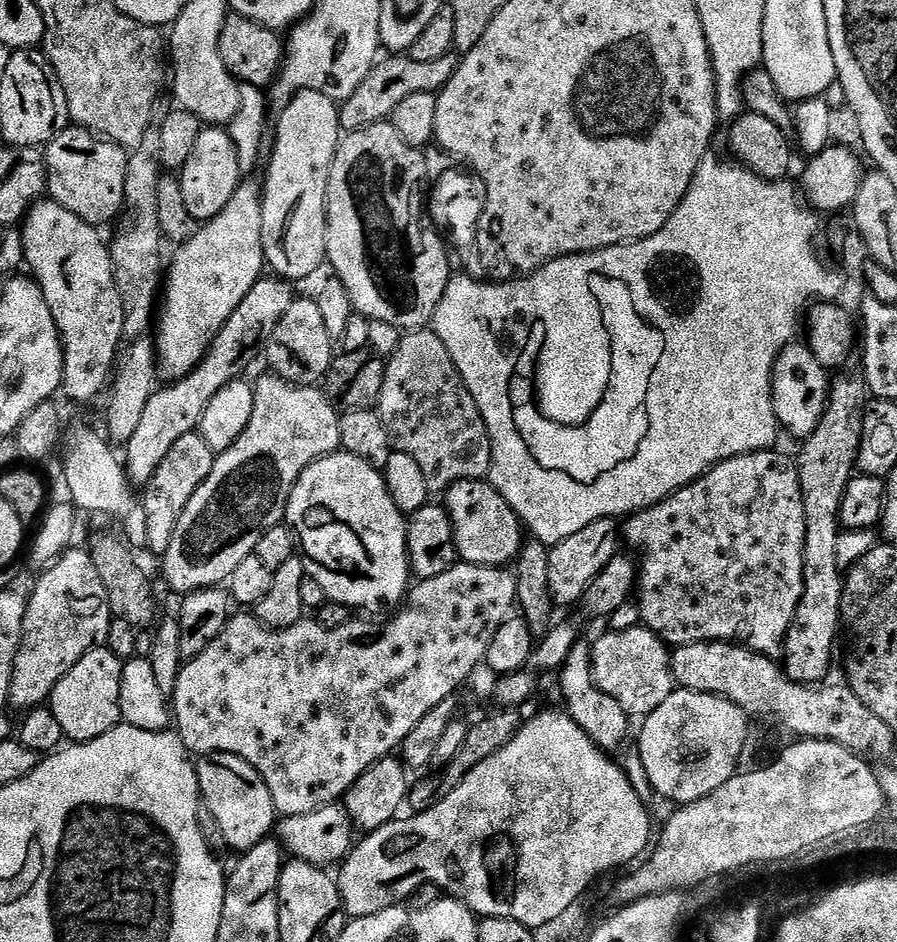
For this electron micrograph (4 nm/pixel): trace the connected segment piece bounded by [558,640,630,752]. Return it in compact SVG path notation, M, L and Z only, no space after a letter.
M584 640L576 642L567 655L567 662L560 669L559 676L560 690L566 704L565 711L596 745L604 751L614 752L628 732L630 717L616 698L611 698L610 694L603 694L598 690L597 684L593 681L592 649L588 642L584 643Z

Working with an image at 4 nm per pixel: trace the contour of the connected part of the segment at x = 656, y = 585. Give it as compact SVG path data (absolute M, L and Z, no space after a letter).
M765 450L762 452L747 452L746 454L738 454L734 458L726 458L720 460L707 472L703 472L697 480L690 482L686 486L682 486L674 494L667 496L662 502L655 504L653 508L644 508L641 512L633 512L627 517L622 524L622 536L632 548L637 548L640 551L638 555L638 603L640 606L640 619L643 627L650 629L651 632L659 632L661 640L669 646L679 646L682 644L693 644L694 642L702 642L703 640L727 640L729 642L746 642L747 647L753 652L760 652L764 656L773 658L779 657L784 651L784 640L788 636L788 632L792 629L794 622L794 614L798 610L798 602L804 593L804 575L802 574L802 550L806 542L806 514L802 506L802 482L798 482L798 470L796 469L796 461L790 455L787 456L784 452L776 452L777 450Z

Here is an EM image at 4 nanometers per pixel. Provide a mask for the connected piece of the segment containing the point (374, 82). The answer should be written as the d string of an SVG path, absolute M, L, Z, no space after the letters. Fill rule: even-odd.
M388 54L377 59L370 74L362 78L362 86L358 86L358 90L354 90L354 94L350 94L347 100L339 105L341 129L345 133L350 133L362 130L371 124L387 121L392 115L394 106L399 106L410 94L439 93L440 89L446 86L446 82L450 82L460 62L461 57L456 54L443 56L434 62L414 62L408 54Z

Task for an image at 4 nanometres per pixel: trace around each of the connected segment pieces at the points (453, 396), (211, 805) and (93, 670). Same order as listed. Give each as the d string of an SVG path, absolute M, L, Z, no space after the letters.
M425 326L423 328L405 331L398 342L398 350L394 350L394 354L387 357L384 366L384 381L382 382L382 394L380 395L378 411L392 439L393 449L398 452L410 454L410 458L414 458L414 462L418 462L418 466L422 469L422 475L426 478L426 486L428 487L429 493L436 494L437 492L437 494L443 494L447 492L449 486L454 482L460 482L462 480L482 480L491 473L492 443L490 442L490 434L486 430L486 422L478 410L478 402L474 402L474 394L470 394L470 390L466 386L466 382L462 378L462 374L458 370L454 358L450 358L450 350L446 350L442 338L438 338L438 334L432 331L431 327Z
M209 752L201 755L195 766L203 807L218 818L218 826L222 826L229 849L237 848L237 853L243 854L269 839L271 832L268 831L278 820L278 813L266 782L250 762L234 754Z
M108 646L91 648L83 658L54 686L50 697L50 707L54 718L62 725L69 741L85 744L121 723L120 695L122 694L122 670L124 660L116 657Z

